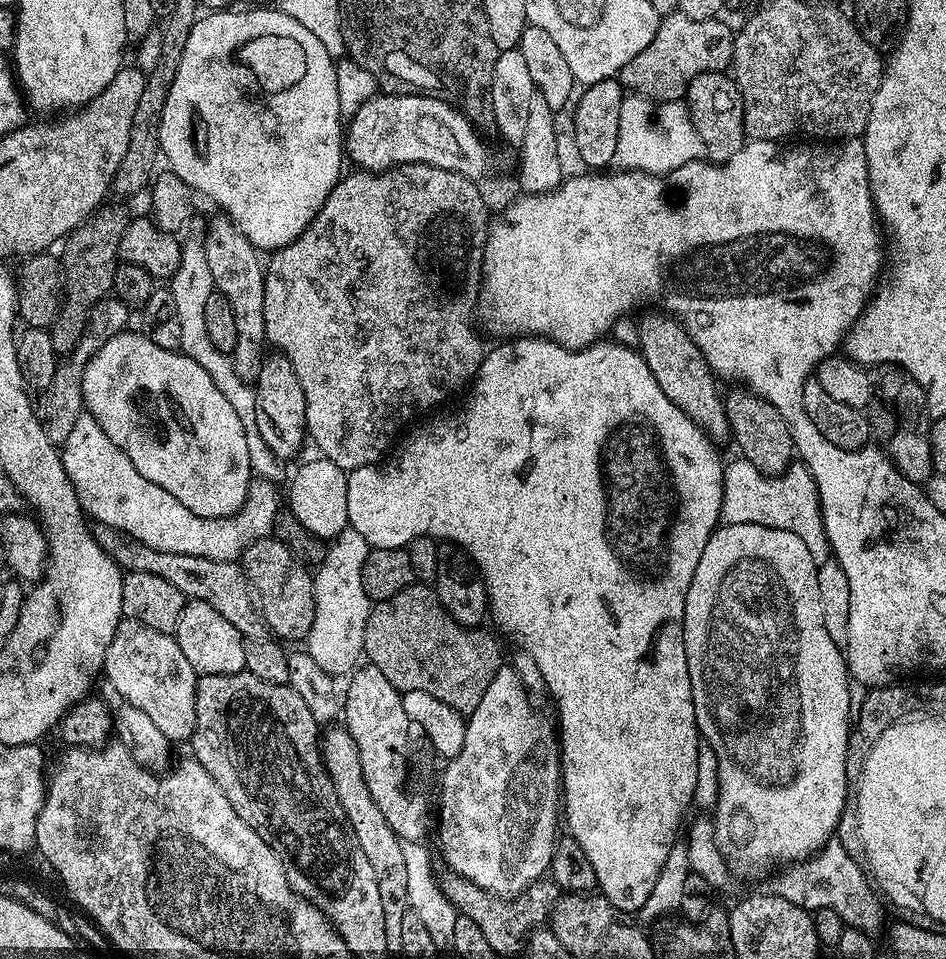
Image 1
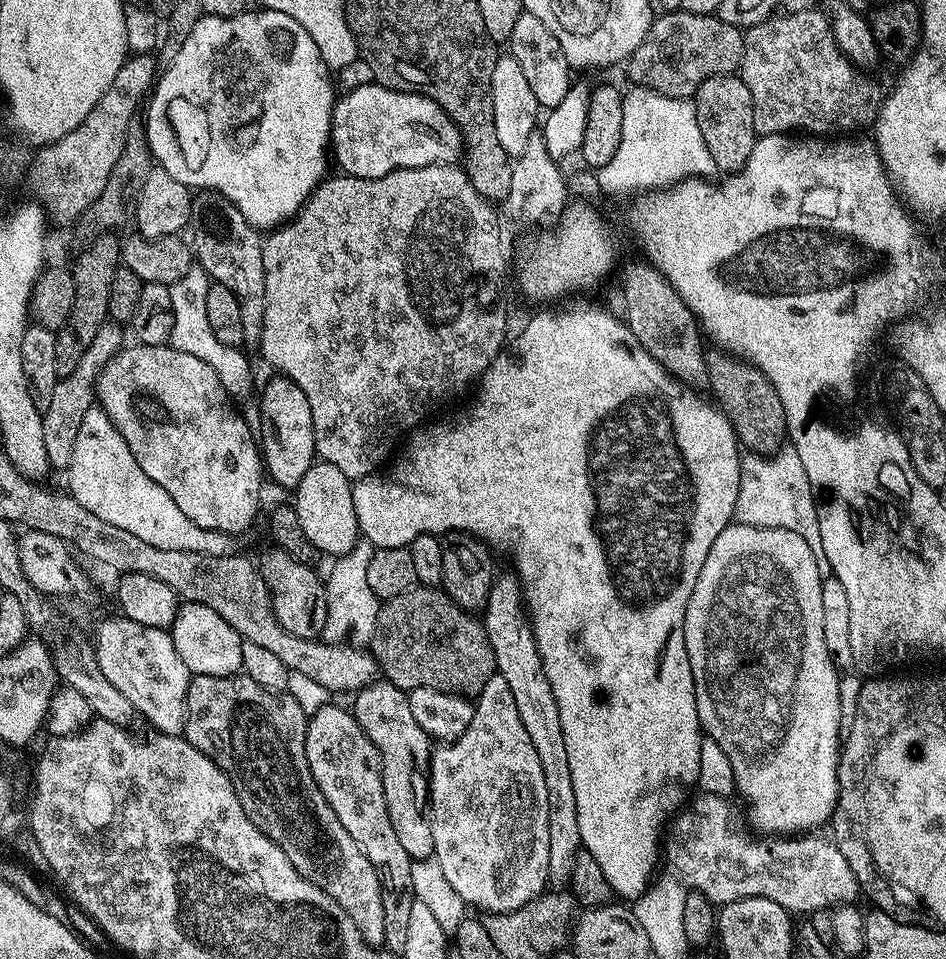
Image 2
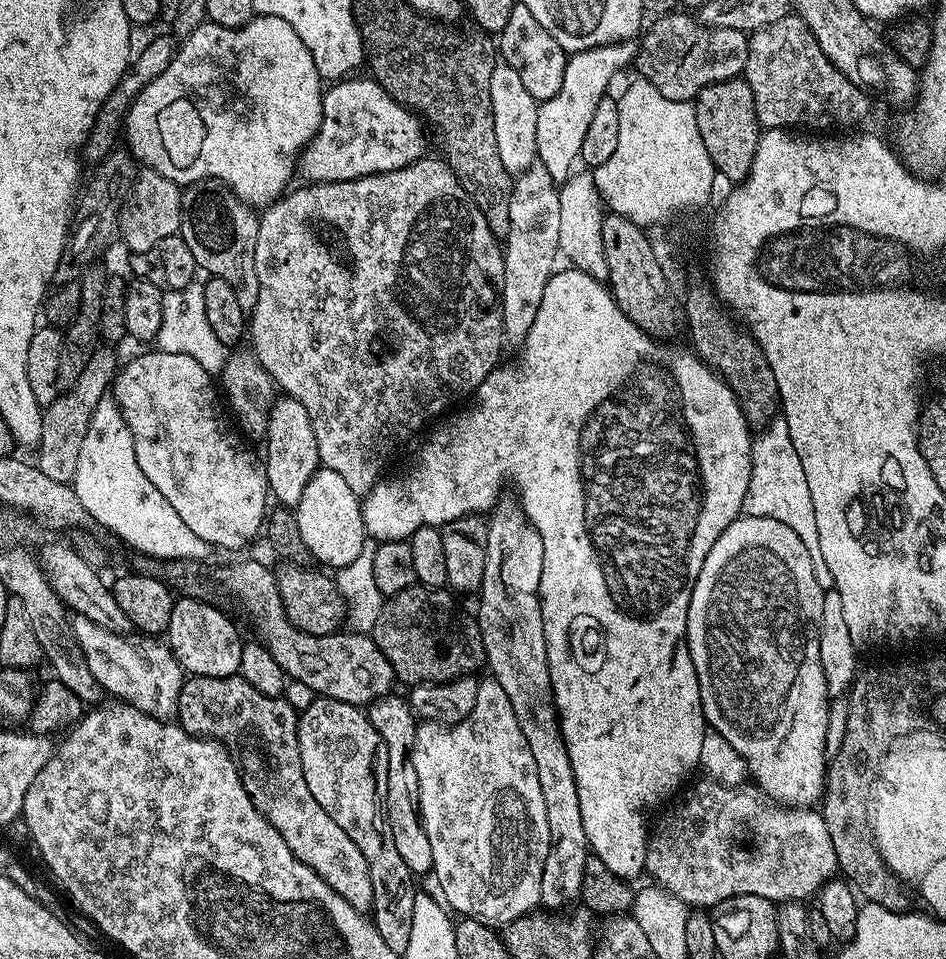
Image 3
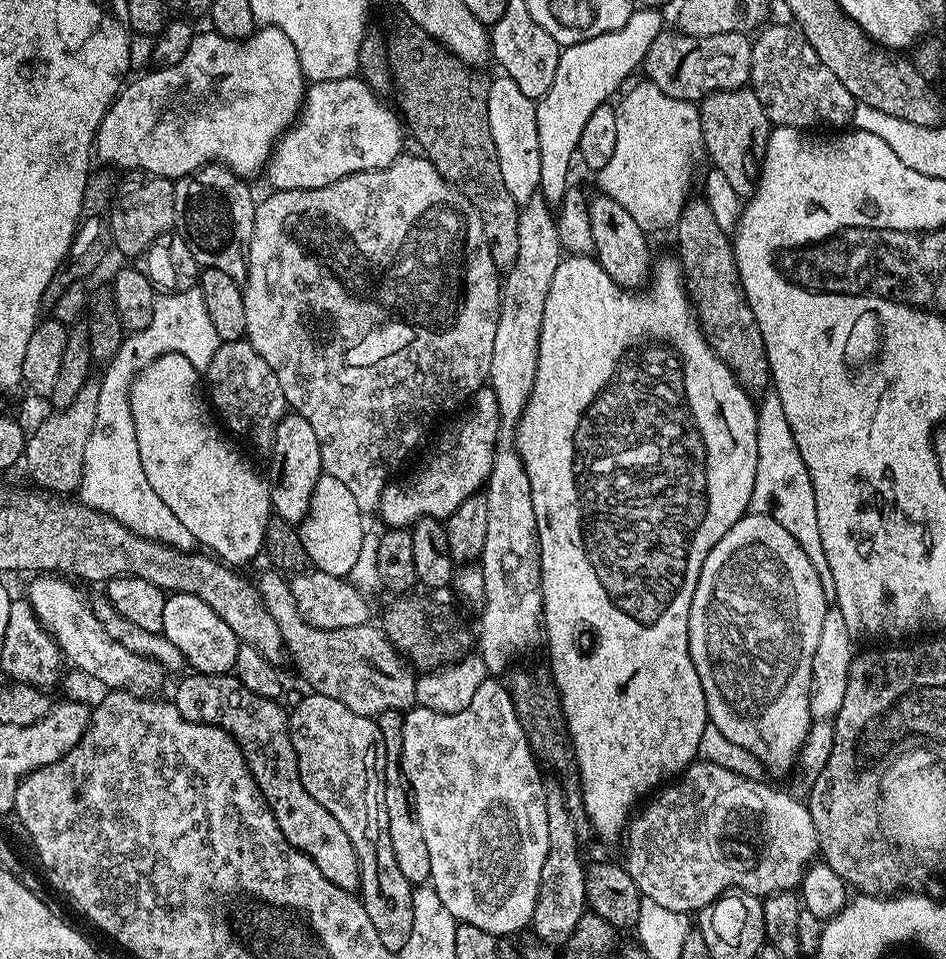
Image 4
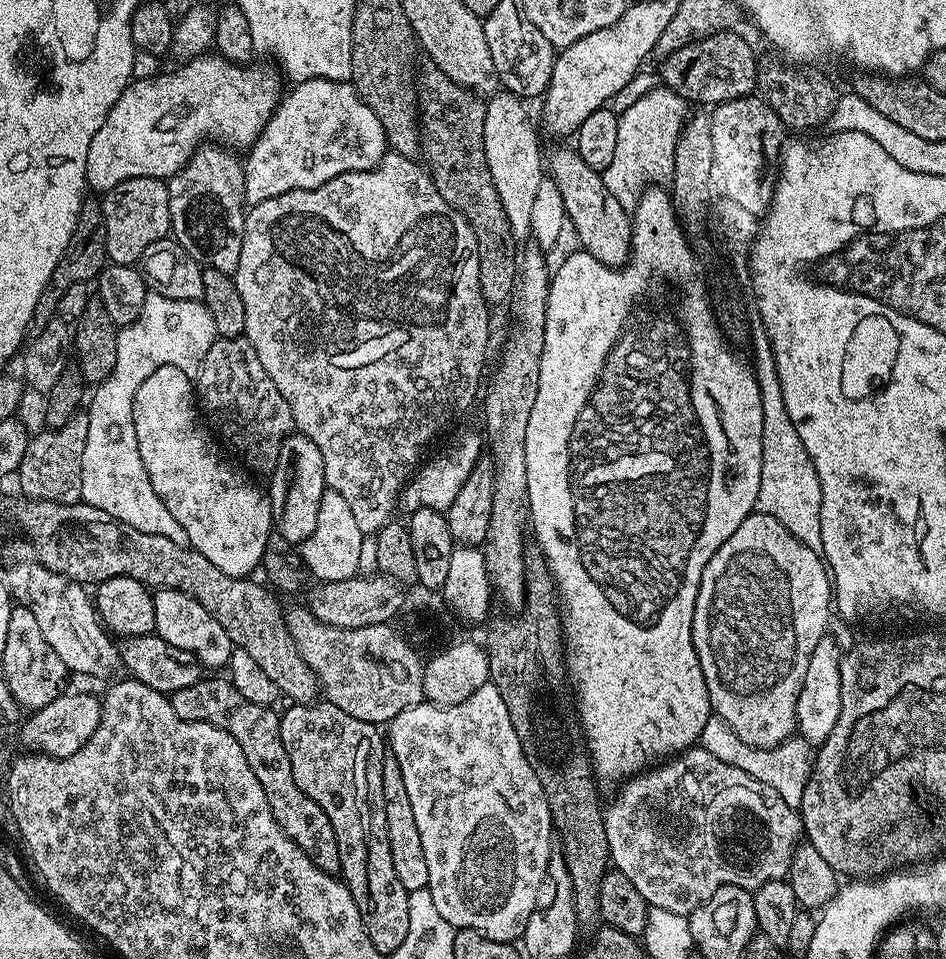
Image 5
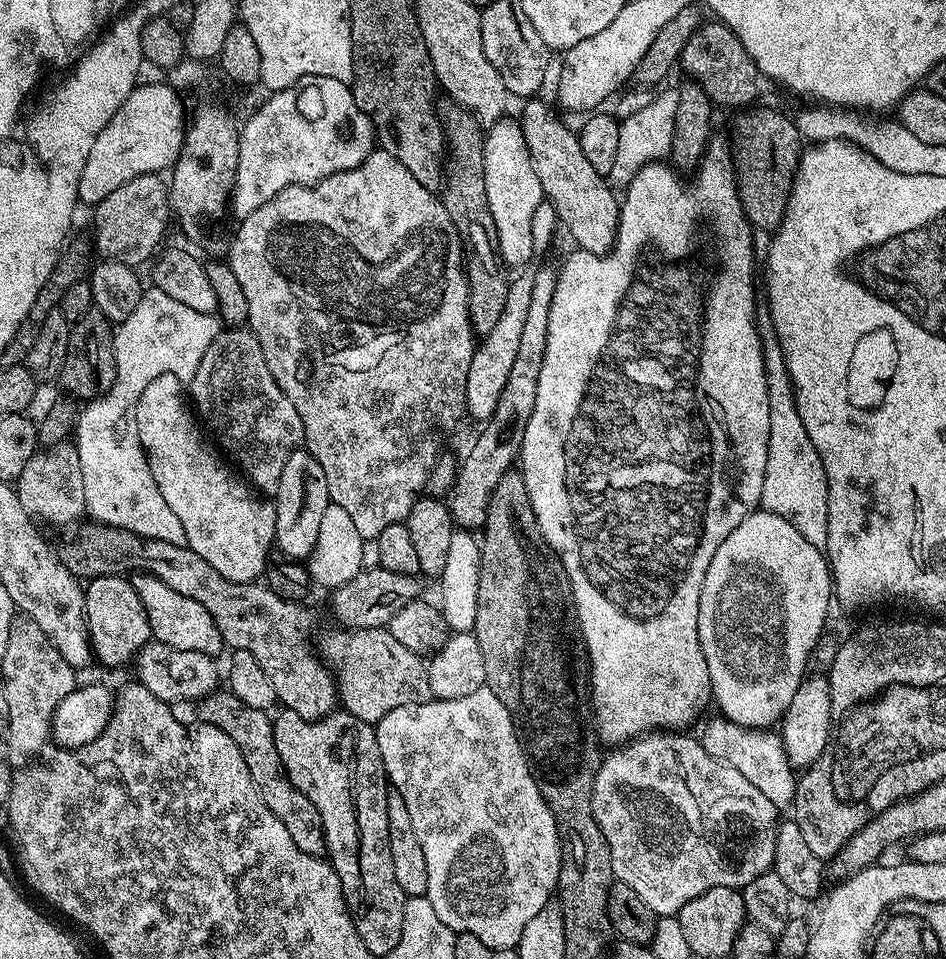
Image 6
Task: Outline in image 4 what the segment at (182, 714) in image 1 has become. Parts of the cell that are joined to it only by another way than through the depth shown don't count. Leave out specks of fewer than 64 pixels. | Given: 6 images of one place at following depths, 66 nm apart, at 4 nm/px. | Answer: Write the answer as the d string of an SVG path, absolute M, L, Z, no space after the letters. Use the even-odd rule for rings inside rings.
M36 574L28 584L26 599L40 620L51 633L60 648L63 659L76 668L81 668L88 676L93 676L108 690L131 690L137 694L156 694L164 684L166 672L152 659L126 650L119 642L114 642L102 628L102 622L95 617L92 605L75 588L69 579L56 574Z

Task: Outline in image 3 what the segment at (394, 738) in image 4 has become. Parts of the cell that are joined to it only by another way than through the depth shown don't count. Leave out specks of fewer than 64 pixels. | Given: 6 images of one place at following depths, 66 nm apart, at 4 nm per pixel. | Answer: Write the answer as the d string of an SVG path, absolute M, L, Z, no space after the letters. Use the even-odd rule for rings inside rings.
M389 694L381 696L367 705L368 721L382 734L382 742L386 742L388 751L388 793L384 799L384 807L388 813L390 834L394 834L394 847L402 857L402 862L413 874L431 873L434 854L430 851L430 838L426 838L426 830L420 821L420 803L418 802L418 774L414 774L412 765L412 743L416 733L417 717L412 705L402 695Z

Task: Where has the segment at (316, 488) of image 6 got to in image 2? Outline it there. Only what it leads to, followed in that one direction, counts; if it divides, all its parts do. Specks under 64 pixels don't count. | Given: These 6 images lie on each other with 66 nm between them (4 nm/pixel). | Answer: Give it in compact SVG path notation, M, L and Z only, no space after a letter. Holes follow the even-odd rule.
M283 374L273 377L273 380L265 382L260 392L258 447L271 483L273 480L288 490L295 490L298 482L302 482L302 474L306 474L306 470L310 470L317 459L314 414L310 414L310 401L306 399L306 394L302 394L292 379Z

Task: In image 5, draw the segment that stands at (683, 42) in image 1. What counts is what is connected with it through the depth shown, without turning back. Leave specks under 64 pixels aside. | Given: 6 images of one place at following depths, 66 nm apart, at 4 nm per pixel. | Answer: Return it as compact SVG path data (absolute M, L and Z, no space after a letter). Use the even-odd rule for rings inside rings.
M736 30L715 32L704 40L682 46L676 53L663 57L664 65L660 68L663 87L677 92L685 102L697 100L700 106L715 106L753 95L758 88L756 56L738 33Z

